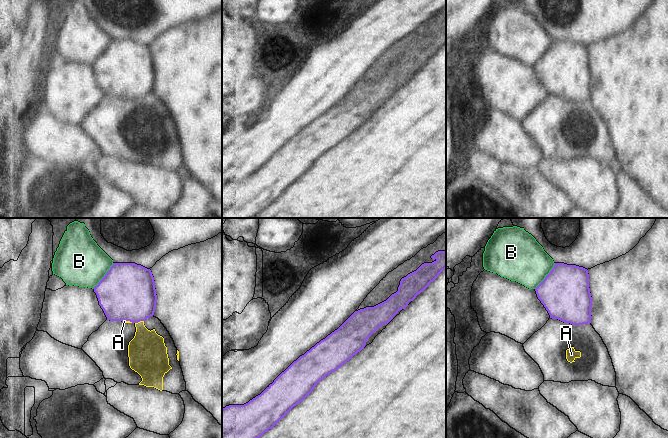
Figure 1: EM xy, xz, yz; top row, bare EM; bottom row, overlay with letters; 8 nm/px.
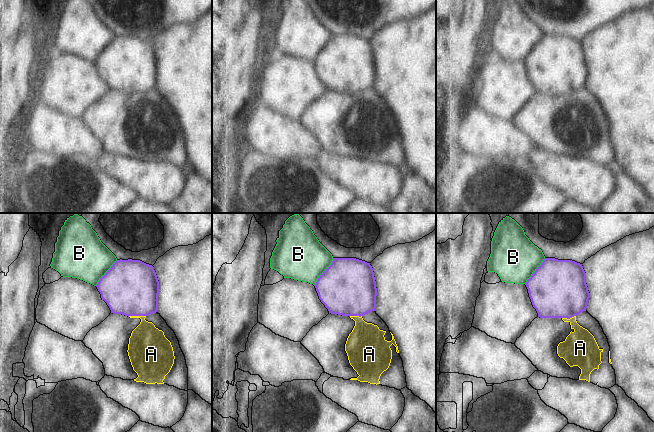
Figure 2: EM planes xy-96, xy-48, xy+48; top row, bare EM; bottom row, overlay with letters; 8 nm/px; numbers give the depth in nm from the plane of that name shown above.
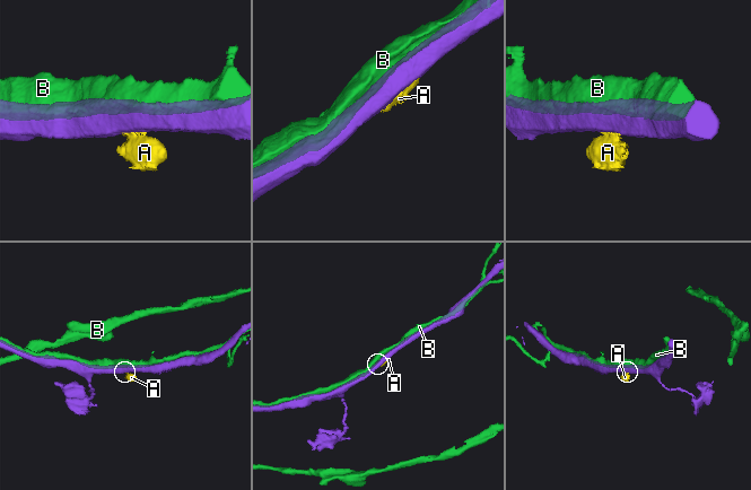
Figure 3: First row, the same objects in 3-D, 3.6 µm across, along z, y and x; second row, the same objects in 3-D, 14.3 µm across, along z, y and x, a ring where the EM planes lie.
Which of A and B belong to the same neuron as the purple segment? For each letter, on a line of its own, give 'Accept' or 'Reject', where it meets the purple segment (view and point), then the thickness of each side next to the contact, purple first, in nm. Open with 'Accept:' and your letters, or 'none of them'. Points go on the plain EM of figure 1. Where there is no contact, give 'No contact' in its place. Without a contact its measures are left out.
Accept: none of them
A: Reject. Touches purple at xy (139, 97). Thickness 440 nm (purple) against 300 nm
B: Reject. Touches purple at xy (104, 52). Thickness 460 nm (purple) against 400 nm

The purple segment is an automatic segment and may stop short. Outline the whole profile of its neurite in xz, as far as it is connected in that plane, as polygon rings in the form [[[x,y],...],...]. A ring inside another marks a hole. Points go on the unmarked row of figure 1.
[[[446,27],[431,32],[435,37],[422,40],[416,47],[402,54],[398,67],[386,77],[355,87],[337,106],[321,116],[294,137],[260,171],[244,181],[229,181],[222,185],[222,218],[254,218],[272,205],[298,179],[302,178],[315,162],[330,149],[338,146],[354,131],[364,125],[367,115],[382,101],[408,82],[439,50],[446,45]]]

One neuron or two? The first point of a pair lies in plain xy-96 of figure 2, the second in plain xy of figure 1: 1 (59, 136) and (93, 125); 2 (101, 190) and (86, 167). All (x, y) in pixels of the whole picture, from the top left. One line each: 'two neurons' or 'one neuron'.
1: two neurons
2: one neuron

